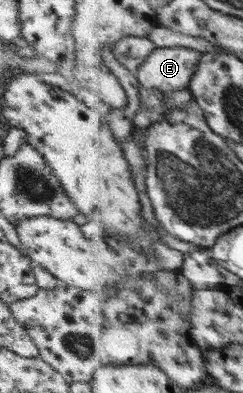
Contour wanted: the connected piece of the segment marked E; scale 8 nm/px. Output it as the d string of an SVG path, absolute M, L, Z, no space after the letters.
M184 46L158 48L139 67L137 72L138 80L145 89L157 88L166 96L171 92L177 92L177 90L189 90L194 72L200 63L201 55L202 53L197 49L185 48Z

